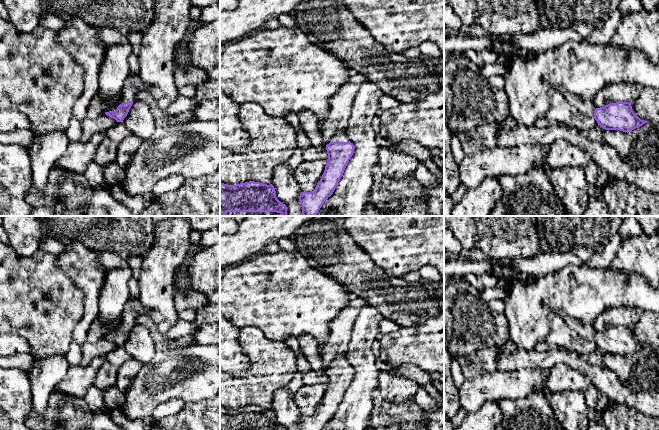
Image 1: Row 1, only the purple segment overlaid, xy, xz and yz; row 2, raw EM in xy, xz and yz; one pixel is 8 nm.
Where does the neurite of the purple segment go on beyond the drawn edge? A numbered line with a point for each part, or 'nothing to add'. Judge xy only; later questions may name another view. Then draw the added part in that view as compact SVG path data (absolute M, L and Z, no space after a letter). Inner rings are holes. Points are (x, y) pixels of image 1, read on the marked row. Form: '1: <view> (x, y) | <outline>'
1: xy (133, 84) | M131 74L124 81L123 89L118 96L117 102L113 106L107 108L107 110L105 112L115 111L120 104L125 103L127 101L136 100L137 99L136 98L137 92L140 90L147 90L147 89L148 89L148 84L145 83L140 78L139 74Z

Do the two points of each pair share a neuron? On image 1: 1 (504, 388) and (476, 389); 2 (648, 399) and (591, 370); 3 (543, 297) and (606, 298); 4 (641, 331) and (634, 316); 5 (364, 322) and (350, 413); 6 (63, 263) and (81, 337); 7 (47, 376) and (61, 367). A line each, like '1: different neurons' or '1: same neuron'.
1: same neuron
2: same neuron
3: same neuron
4: different neurons
5: same neuron
6: same neuron
7: same neuron

